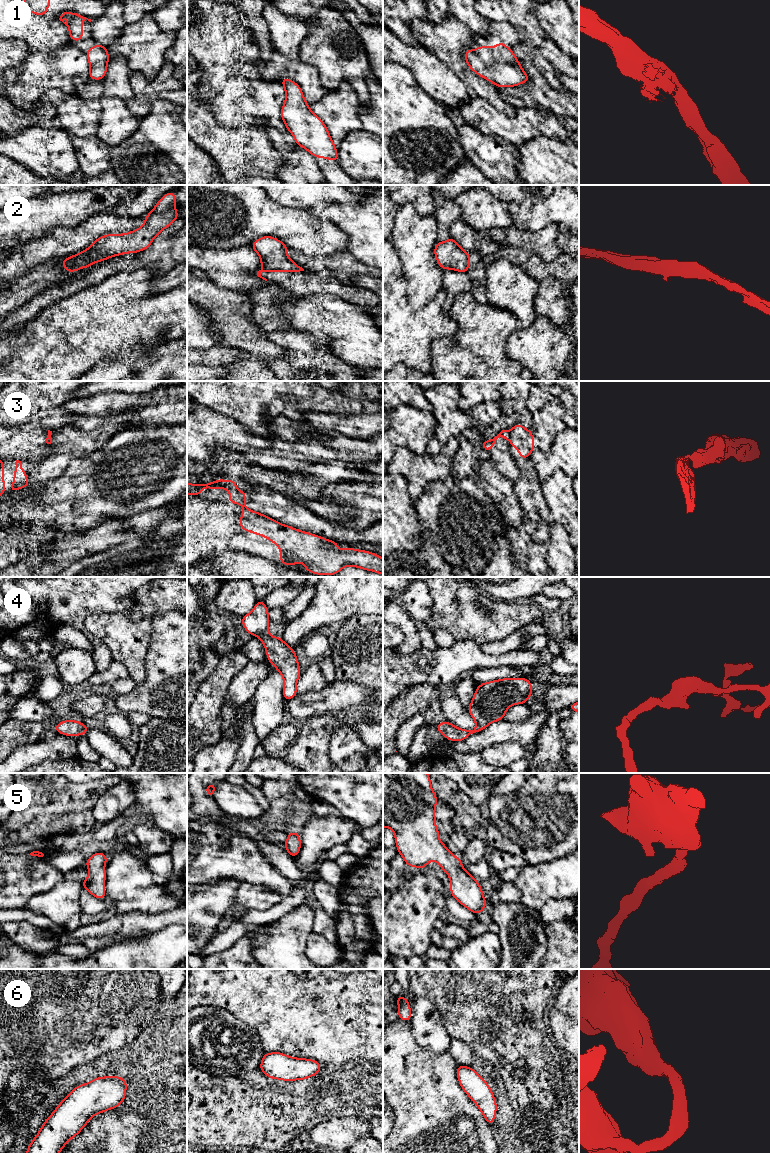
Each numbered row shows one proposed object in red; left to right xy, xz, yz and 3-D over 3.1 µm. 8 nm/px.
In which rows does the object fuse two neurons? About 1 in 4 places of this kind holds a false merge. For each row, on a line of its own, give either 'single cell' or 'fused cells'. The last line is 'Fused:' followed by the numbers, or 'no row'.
1: single cell
2: fused cells
3: fused cells
4: single cell
5: single cell
6: single cell
Fused: 2, 3

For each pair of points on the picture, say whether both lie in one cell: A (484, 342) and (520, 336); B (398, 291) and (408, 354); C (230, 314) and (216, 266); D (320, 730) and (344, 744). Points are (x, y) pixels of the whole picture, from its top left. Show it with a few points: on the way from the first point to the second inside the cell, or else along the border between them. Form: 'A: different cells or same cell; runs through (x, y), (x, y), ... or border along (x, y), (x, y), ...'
A: different cells; border along (518, 326), (505, 346), (505, 354), (514, 361)
B: same cell; runs through (399, 307), (399, 331), (406, 338)
C: different cells; border along (204, 272), (220, 287), (240, 291)
D: different cells; border along (344, 722), (331, 736), (331, 760)

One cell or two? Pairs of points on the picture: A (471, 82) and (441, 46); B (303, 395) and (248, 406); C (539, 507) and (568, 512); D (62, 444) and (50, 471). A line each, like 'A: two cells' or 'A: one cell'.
A: one cell
B: one cell
C: two cells
D: one cell

